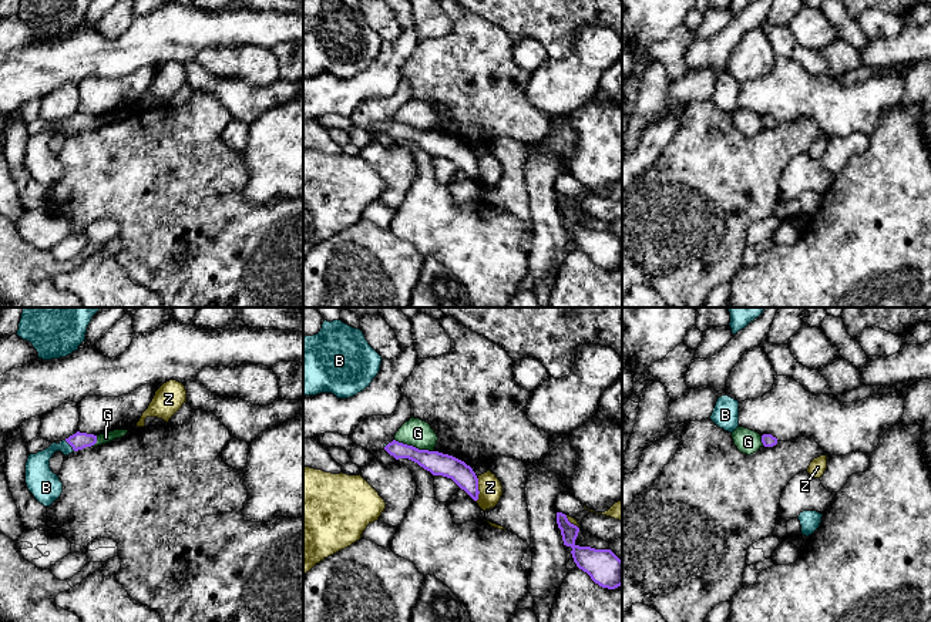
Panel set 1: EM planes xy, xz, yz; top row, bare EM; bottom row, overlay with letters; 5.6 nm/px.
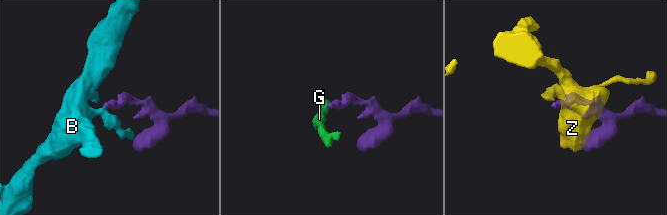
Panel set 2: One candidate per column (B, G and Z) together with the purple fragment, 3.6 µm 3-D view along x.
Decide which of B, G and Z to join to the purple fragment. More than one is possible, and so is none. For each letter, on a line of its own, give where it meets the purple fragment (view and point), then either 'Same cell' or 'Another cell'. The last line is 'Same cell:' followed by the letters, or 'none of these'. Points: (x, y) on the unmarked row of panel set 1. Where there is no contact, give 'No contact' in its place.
B: Touches purple at xy (70, 125). Same cell
G: Touches purple at xz (412, 127). Another cell
Z: Touches purple at xz (477, 171). Another cell
Same cell: B

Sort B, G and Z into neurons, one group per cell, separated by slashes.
B / G / Z

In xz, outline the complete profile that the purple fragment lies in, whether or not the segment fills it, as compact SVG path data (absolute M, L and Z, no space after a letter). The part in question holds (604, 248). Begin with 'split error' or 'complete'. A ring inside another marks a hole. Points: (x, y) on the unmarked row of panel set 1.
complete; M557 194L564 226L571 228L574 243L602 269L615 270L622 266L622 242L611 231L595 231L575 225L579 209L565 195Z

